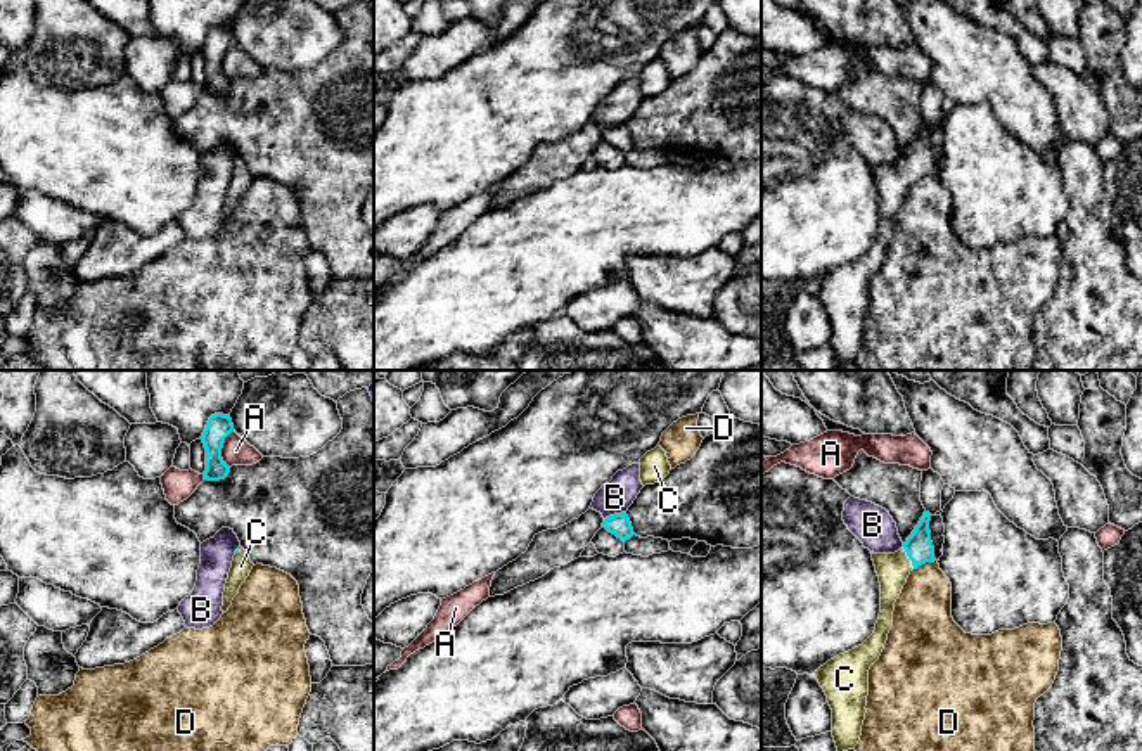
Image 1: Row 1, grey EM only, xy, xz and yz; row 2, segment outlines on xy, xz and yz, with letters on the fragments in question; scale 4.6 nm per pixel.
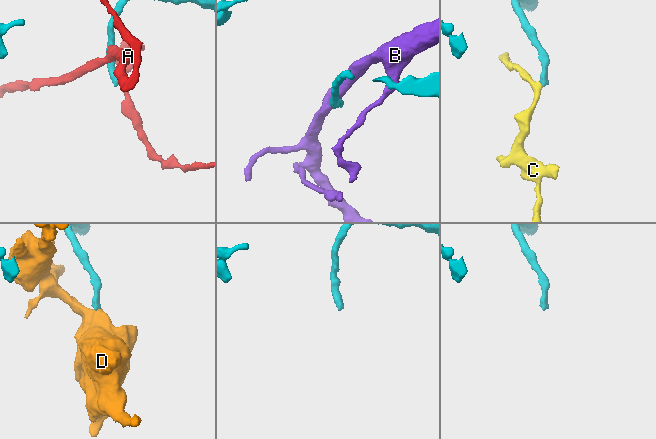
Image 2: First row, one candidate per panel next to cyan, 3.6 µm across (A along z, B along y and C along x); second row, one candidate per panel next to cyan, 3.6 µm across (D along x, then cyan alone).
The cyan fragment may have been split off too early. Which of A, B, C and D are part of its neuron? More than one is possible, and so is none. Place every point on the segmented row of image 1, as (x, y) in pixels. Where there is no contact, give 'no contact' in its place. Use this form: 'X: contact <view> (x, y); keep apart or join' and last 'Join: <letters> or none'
A: contact xy (222, 447); keep apart
B: contact xz (613, 516); keep apart
C: contact yz (909, 558); join
D: contact yz (924, 563); keep apart
Join: C

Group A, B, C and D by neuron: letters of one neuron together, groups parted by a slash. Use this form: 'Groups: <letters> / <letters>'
Groups: A / B / C / D

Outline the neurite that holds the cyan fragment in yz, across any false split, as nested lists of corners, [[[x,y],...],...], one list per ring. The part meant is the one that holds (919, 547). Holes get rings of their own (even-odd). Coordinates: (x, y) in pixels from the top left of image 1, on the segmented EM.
[[[924,512],[898,552],[870,552],[881,583],[881,613],[876,630],[862,645],[836,656],[813,673],[832,709],[831,732],[837,751],[855,749],[860,741],[867,713],[869,670],[884,649],[893,626],[895,602],[910,571],[936,561],[929,521],[931,514]]]

